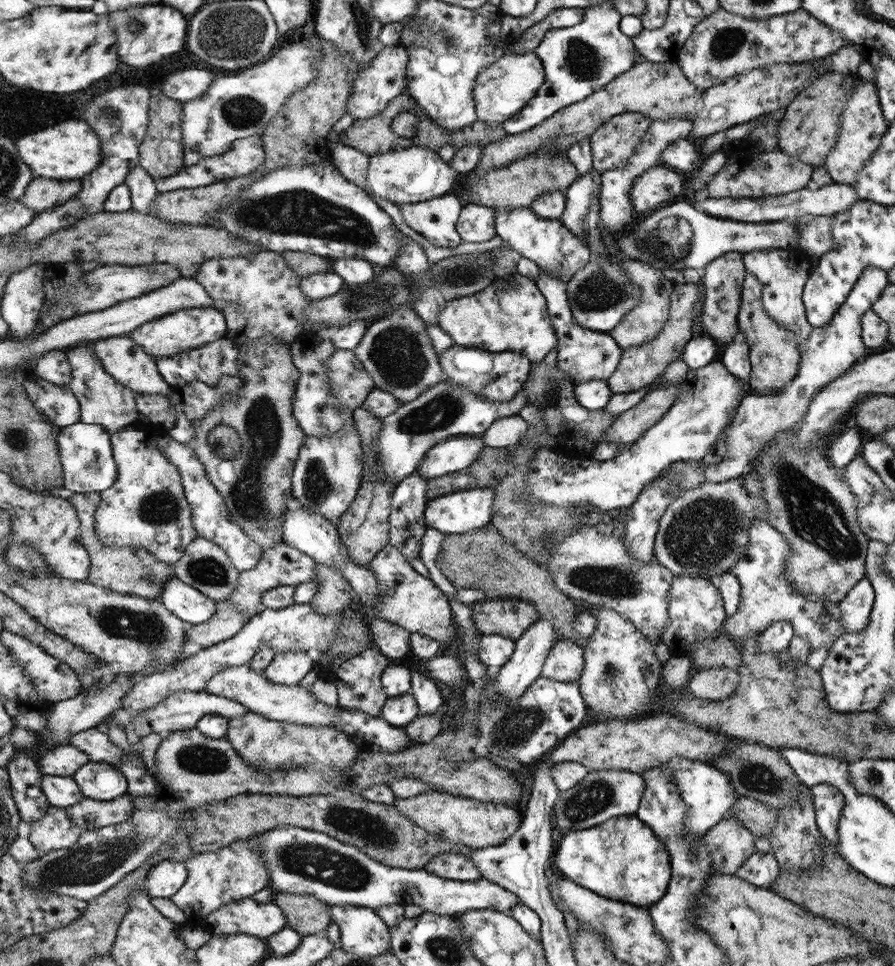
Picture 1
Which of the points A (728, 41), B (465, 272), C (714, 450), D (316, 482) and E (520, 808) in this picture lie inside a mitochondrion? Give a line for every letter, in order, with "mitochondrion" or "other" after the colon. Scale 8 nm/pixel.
A: mitochondrion
B: mitochondrion
C: other
D: mitochondrion
E: other

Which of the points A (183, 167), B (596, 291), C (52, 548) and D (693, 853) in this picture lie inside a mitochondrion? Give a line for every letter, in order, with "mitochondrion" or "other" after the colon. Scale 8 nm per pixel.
A: other
B: mitochondrion
C: other
D: mitochondrion

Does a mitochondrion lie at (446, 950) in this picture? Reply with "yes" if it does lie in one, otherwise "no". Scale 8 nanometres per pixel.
yes

